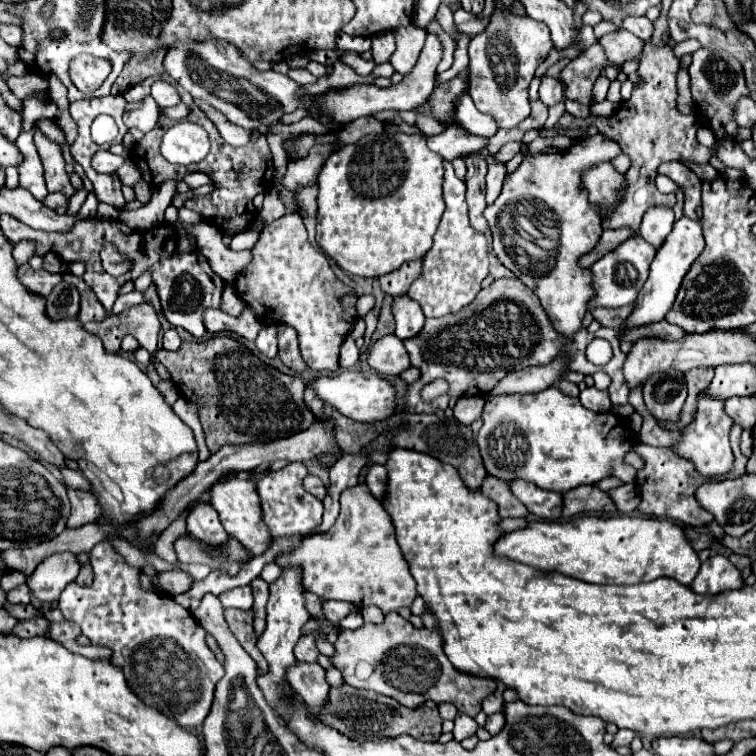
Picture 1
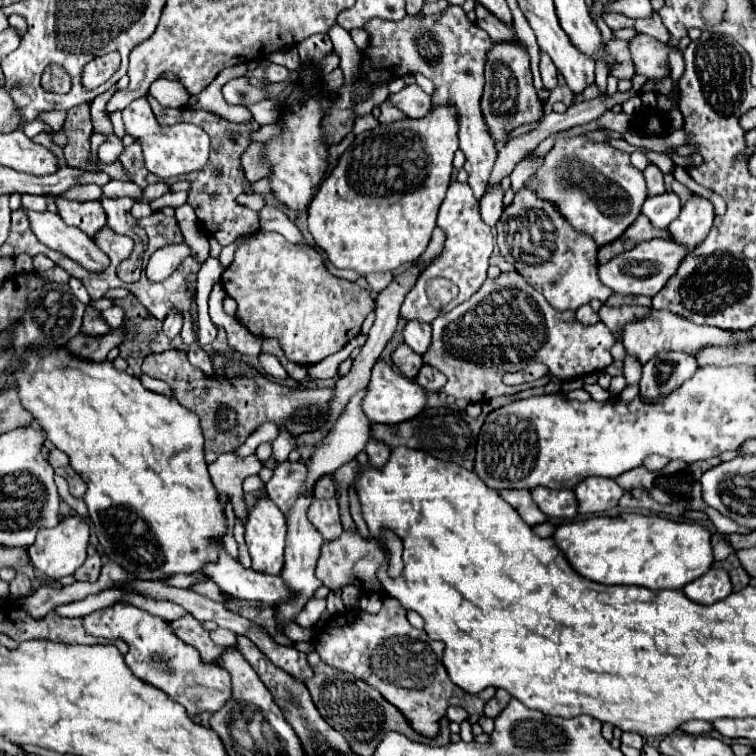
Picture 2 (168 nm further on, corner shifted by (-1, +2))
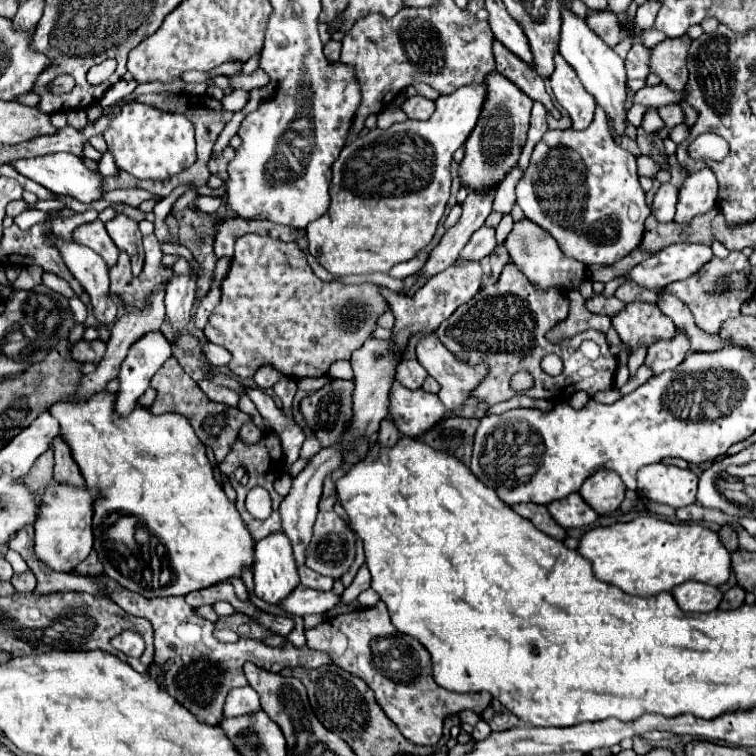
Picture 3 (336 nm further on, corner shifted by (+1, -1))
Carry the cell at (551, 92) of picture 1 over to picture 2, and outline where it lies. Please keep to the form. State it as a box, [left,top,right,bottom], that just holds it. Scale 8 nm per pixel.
[540,52,558,90]

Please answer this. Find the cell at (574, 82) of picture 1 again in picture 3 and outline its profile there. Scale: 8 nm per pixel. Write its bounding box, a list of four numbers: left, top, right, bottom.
[625,41,650,79]

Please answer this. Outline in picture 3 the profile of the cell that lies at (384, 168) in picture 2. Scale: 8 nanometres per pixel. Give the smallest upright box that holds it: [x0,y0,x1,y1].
[306,85,486,277]

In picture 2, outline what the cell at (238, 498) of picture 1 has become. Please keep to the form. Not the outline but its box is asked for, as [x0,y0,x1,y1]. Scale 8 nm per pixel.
[246,498,286,576]

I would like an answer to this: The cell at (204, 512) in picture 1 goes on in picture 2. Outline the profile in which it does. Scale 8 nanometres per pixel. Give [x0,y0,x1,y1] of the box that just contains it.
[204,548,292,606]

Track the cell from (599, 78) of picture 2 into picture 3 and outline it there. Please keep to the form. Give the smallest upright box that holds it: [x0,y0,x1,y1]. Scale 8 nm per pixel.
[516,104,650,265]

